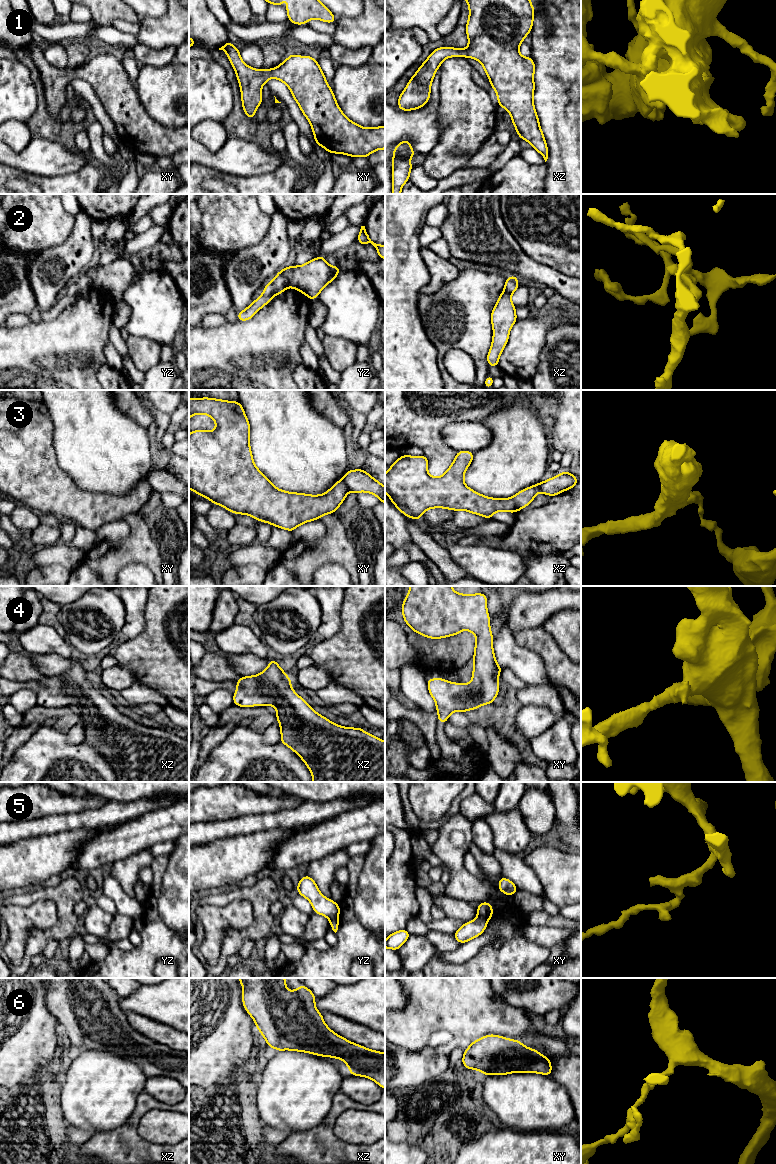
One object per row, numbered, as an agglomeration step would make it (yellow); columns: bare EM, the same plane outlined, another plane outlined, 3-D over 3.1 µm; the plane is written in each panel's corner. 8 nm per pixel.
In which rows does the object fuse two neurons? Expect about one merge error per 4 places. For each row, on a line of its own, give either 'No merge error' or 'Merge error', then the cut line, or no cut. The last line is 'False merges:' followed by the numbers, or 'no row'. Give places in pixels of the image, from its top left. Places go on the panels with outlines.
1: No merge error. No split
2: Merge error. Split along yz (280, 271), (287, 279), (289, 285)
3: Merge error. Split along xy (342, 479), (349, 490)
4: No merge error. No split
5: Merge error. Split along xy (478, 915), (487, 920)
6: No merge error. No split
False merges: 2, 3, 5

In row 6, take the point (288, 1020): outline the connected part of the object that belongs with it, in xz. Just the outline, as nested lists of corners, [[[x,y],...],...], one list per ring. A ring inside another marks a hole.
[[[238,978],[242,984],[242,1003],[253,1018],[267,1046],[282,1050],[306,1052],[323,1057],[342,1059],[352,1076],[372,1079],[385,1088],[385,1053],[365,1048],[333,1032],[315,1008],[316,997],[304,984],[288,991],[285,978]]]

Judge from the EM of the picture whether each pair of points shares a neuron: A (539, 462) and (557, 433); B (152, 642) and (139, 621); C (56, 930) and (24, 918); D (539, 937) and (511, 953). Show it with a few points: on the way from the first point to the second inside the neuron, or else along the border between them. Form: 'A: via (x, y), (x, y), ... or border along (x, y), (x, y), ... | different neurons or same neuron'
A: border along (546, 430), (550, 442) | different neurons
B: border along (146, 606), (145, 628), (126, 639) | different neurons
C: border along (56, 904), (56, 922), (32, 928), (28, 936) | different neurons
D: border along (526, 924), (523, 934), (529, 940), (542, 946) | different neurons

